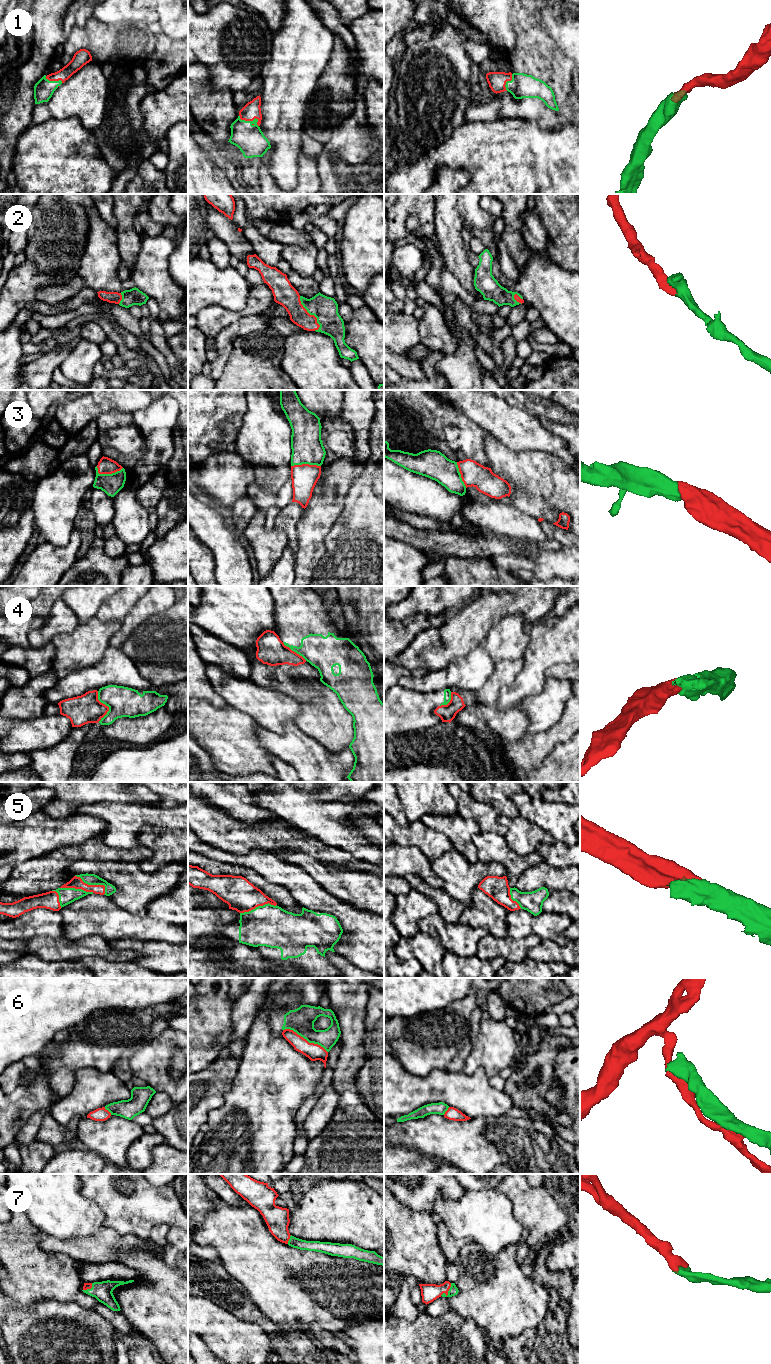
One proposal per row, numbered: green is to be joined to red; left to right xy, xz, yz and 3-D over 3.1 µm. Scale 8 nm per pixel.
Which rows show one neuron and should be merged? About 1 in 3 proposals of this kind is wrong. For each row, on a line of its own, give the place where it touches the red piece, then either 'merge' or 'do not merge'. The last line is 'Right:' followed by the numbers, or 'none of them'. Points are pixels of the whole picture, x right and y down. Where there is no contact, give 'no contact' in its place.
1: meets red in xz at (250, 120); merge
2: meets red in xz at (309, 314); merge
3: meets red in xy at (107, 473); merge
4: meets red in xy at (105, 705); do not merge
5: meets red in xy at (93, 885); merge
6: meets red in xz at (305, 1039); do not merge
7: meets red in yz at (447, 1292); merge
Right: 1, 2, 3, 5, 7

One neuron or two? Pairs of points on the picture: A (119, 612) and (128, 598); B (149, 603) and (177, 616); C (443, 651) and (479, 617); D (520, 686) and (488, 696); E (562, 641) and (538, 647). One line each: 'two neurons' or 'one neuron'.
A: one neuron
B: two neurons
C: one neuron
D: two neurons
E: one neuron

